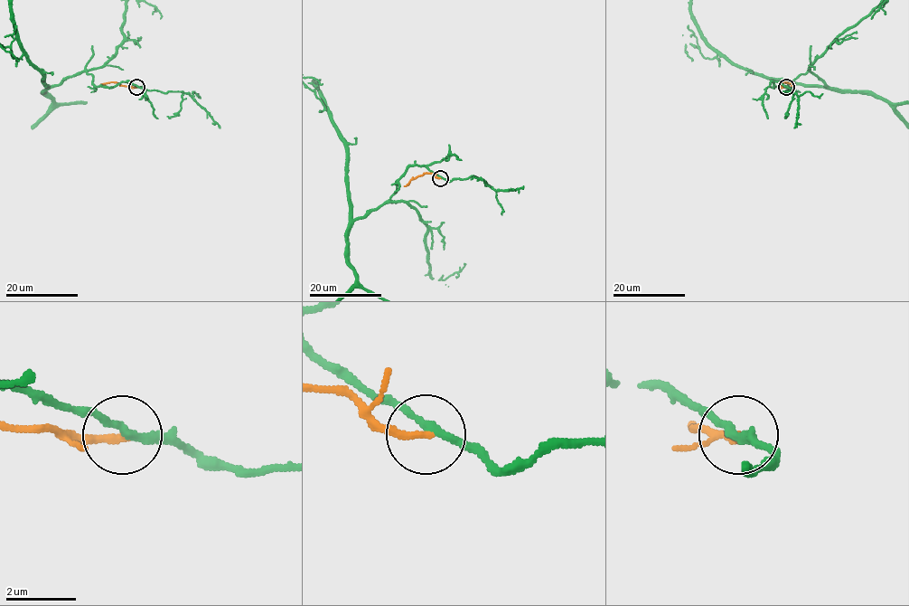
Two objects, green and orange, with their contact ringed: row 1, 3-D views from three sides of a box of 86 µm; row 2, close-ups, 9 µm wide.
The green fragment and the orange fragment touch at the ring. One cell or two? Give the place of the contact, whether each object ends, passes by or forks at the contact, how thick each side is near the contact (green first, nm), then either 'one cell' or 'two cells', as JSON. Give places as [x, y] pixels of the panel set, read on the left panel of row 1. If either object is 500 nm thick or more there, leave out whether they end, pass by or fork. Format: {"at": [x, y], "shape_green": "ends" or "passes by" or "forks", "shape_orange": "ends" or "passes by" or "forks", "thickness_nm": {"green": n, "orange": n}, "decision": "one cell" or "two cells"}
{"at": [136, 87], "shape_green": "passes by", "shape_orange": "ends", "thickness_nm": {"green": 200, "orange": 220}, "decision": "two cells"}

